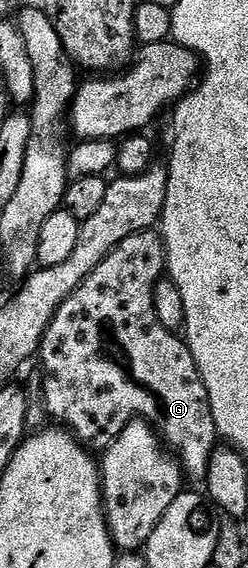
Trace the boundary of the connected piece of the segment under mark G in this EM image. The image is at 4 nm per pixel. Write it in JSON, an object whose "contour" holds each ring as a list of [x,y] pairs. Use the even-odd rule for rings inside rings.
{"contour":[[[157,232],[134,233],[110,252],[108,259],[104,259],[104,263],[100,263],[100,267],[96,267],[96,271],[92,271],[92,275],[88,275],[88,279],[84,279],[84,283],[80,283],[78,290],[72,295],[68,295],[68,299],[64,299],[64,303],[51,319],[50,326],[46,328],[40,350],[43,373],[42,397],[46,400],[47,411],[58,420],[55,422],[59,426],[69,429],[91,451],[107,449],[120,435],[120,431],[124,431],[124,427],[128,427],[130,421],[135,419],[149,421],[158,430],[163,442],[173,450],[178,460],[181,461],[185,476],[189,480],[191,477],[192,480],[202,483],[205,482],[208,475],[208,463],[212,459],[214,450],[219,448],[220,434],[216,427],[216,419],[212,419],[208,391],[204,387],[204,379],[200,379],[200,371],[196,367],[196,359],[192,359],[192,351],[187,347],[185,340],[177,332],[166,329],[164,323],[160,323],[160,319],[156,315],[156,307],[154,306],[156,283],[163,280],[166,272],[166,245]]]}

